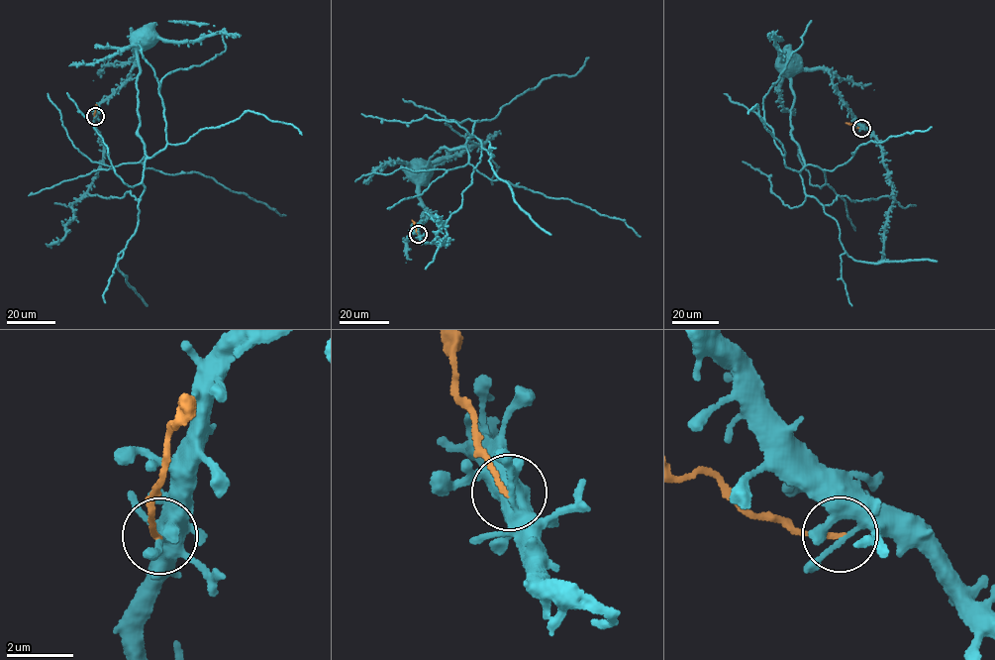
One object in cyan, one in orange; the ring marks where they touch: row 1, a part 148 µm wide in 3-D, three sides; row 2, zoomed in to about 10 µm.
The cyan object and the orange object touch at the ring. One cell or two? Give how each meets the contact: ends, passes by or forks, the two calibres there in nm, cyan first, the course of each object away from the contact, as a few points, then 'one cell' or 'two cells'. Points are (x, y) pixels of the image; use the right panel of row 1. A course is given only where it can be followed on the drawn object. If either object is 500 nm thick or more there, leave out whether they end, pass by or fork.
cyan passes by | orange ends | 170/150 nm | cyan via (861, 128), (827, 71), (798, 70), (790, 136), (804, 166), (787, 167), (764, 96), (811, 20) | orange via (861, 128), (845, 123) | two cells

